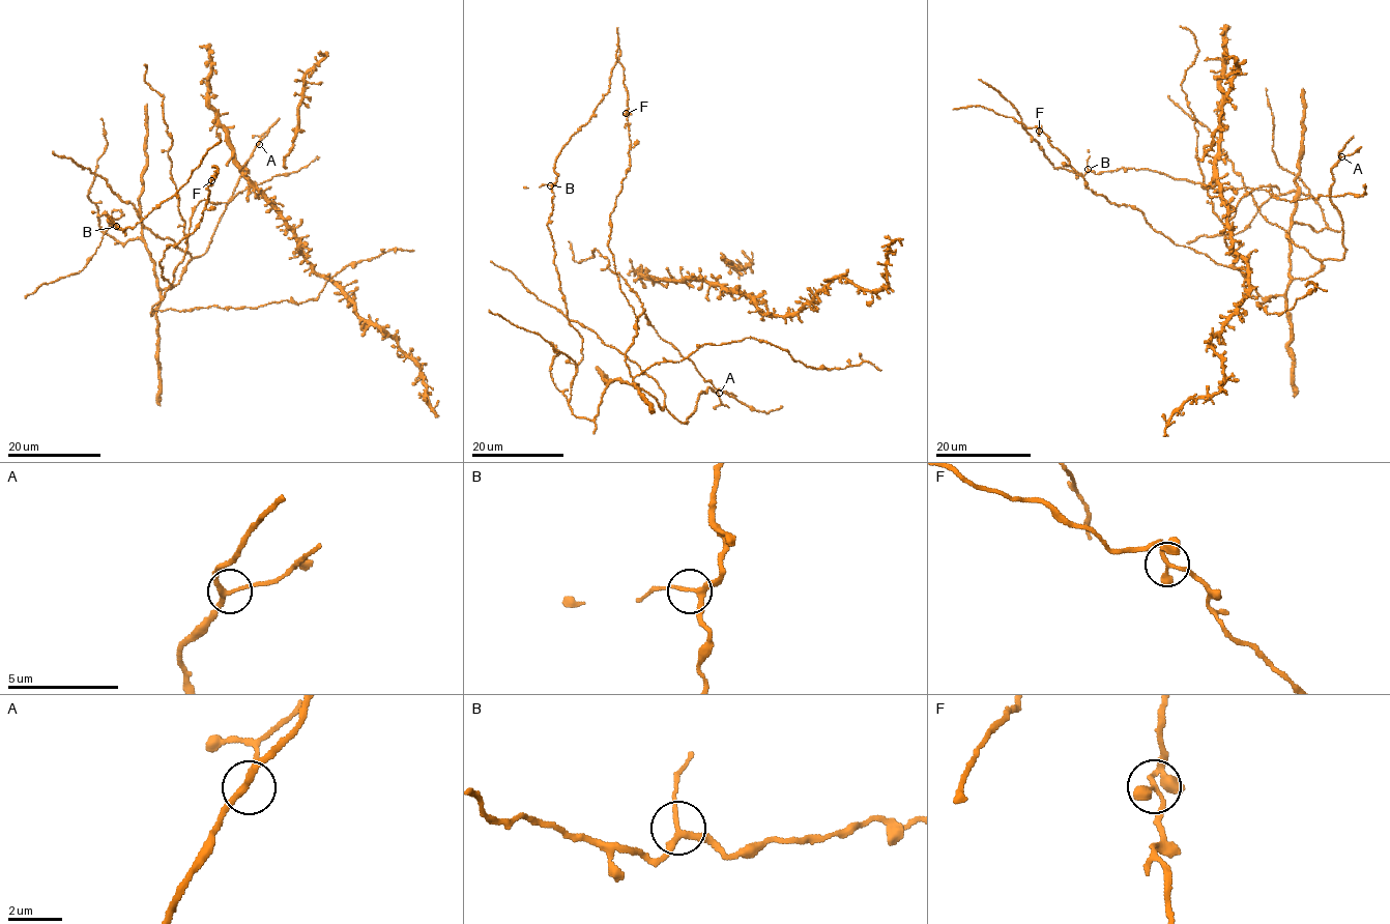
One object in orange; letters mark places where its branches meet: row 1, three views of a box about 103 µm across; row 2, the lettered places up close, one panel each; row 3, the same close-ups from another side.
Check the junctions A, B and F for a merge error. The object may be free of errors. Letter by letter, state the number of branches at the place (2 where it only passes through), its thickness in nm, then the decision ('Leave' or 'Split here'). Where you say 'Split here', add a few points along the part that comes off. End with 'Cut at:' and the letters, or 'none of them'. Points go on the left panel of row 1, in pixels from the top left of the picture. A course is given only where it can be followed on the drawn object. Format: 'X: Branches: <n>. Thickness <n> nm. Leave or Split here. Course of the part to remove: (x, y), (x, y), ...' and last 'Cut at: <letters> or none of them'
A: Branches: 3. Thickness 190 nm. Leave
B: Branches: 3. Thickness 180 nm. Leave
F: Branches: 3. Thickness 180 nm. Leave
Cut at: none of them

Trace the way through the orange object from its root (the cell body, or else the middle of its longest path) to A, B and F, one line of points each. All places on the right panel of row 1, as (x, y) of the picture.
A: (1290, 263), (1291, 276), (1305, 280), (1324, 260), (1343, 258), (1343, 223), (1331, 199), (1332, 168), (1341, 156)
B: (1290, 263), (1294, 223), (1318, 231), (1327, 225), (1311, 195), (1272, 185), (1210, 189), (1148, 169), (1088, 169)
F: (1290, 263), (1286, 292), (1263, 297), (1239, 270), (1174, 244), (1152, 228), (1140, 211), (1097, 195), (1038, 131)

